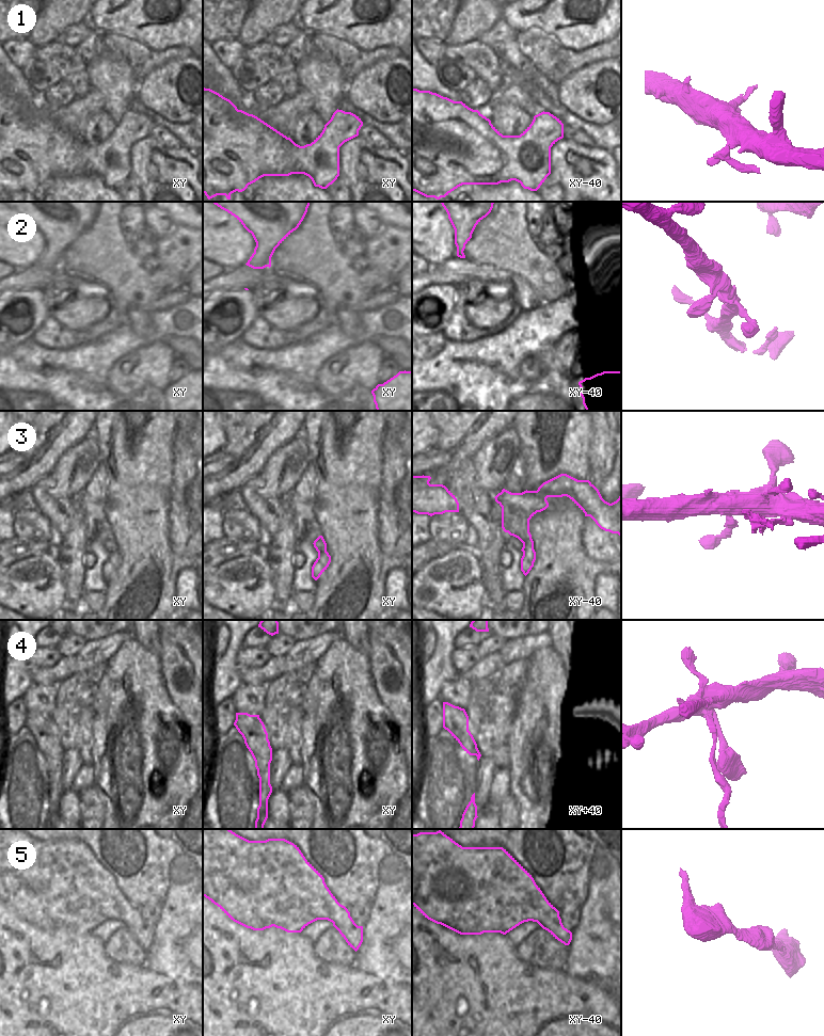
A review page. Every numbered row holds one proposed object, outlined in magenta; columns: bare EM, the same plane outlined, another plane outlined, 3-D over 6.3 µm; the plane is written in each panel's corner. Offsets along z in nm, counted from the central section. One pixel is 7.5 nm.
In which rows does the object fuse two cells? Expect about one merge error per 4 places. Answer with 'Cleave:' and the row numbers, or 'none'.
Cleave: 4

